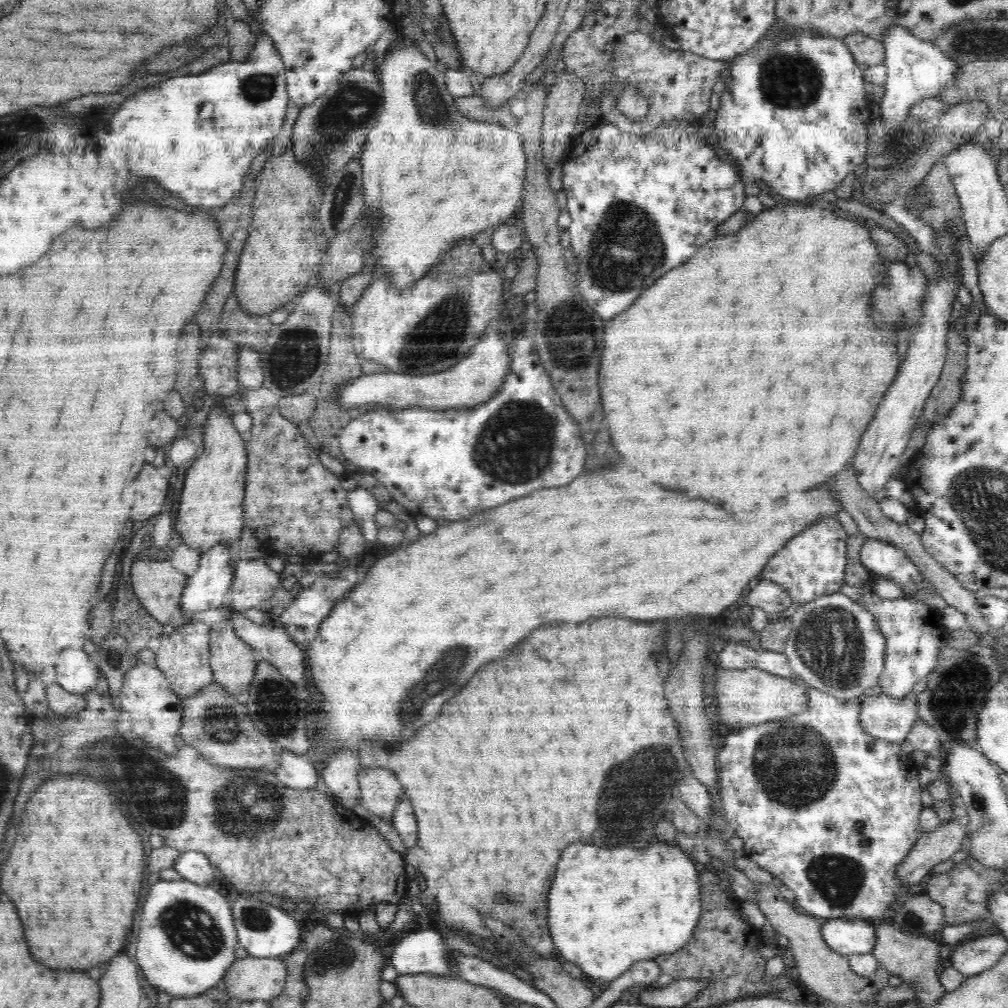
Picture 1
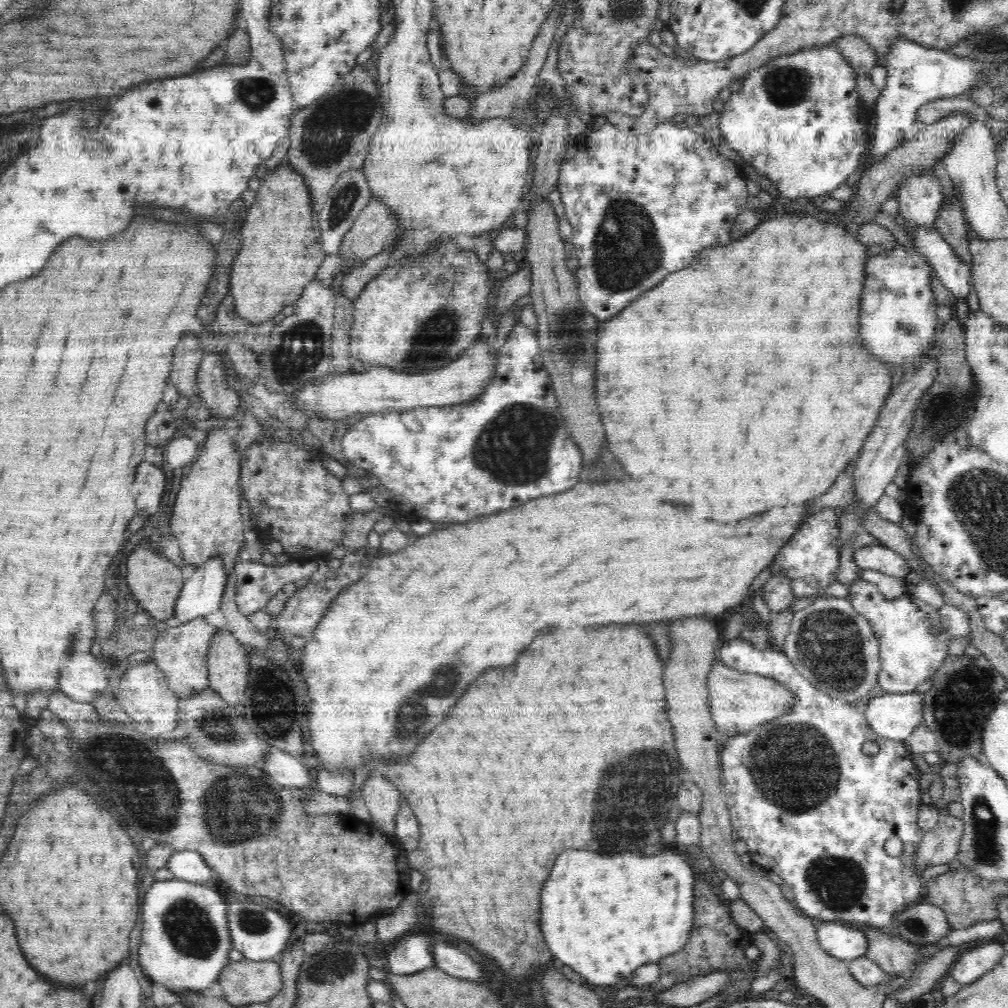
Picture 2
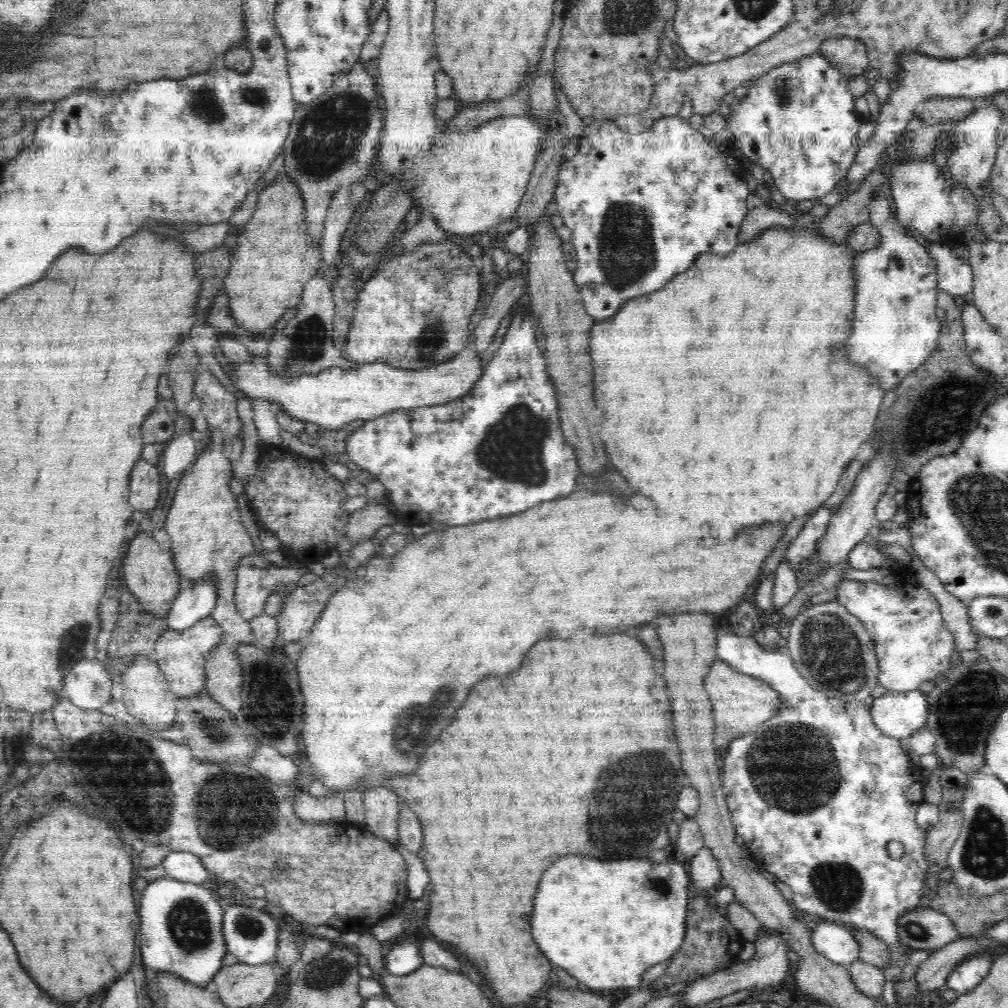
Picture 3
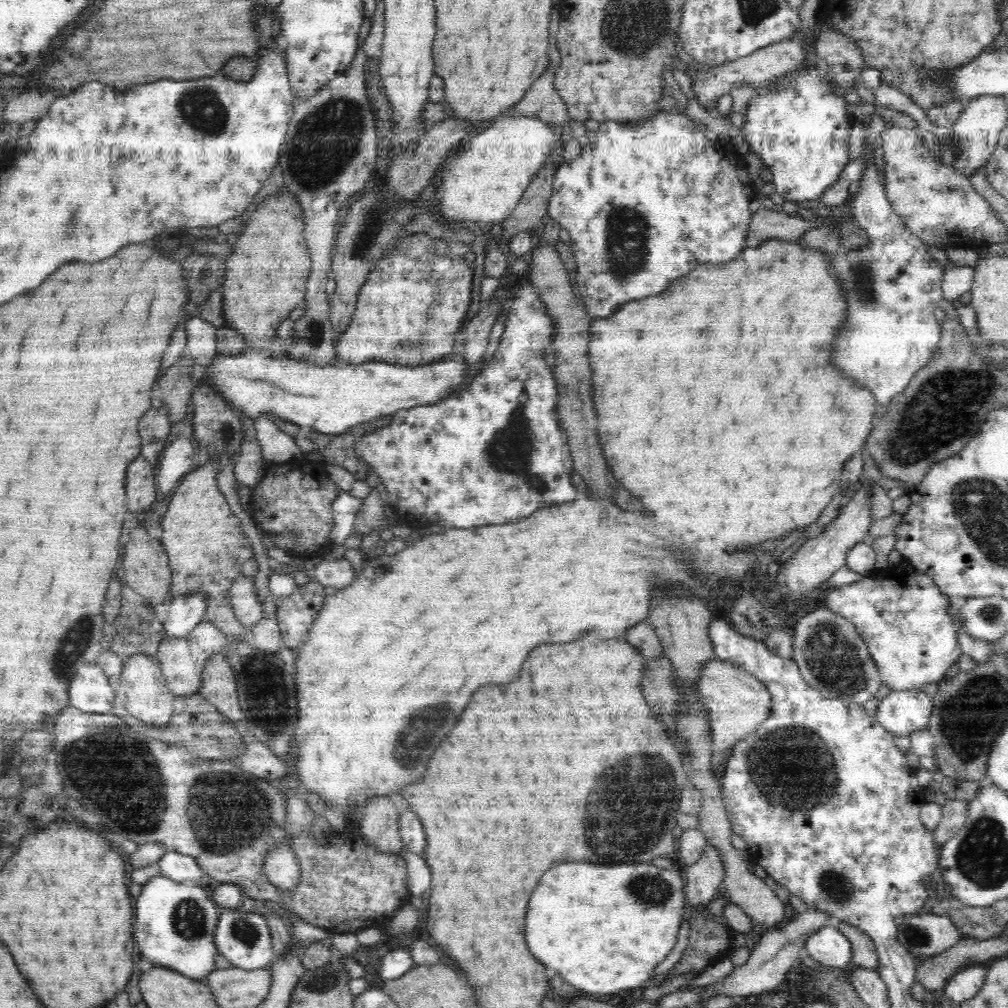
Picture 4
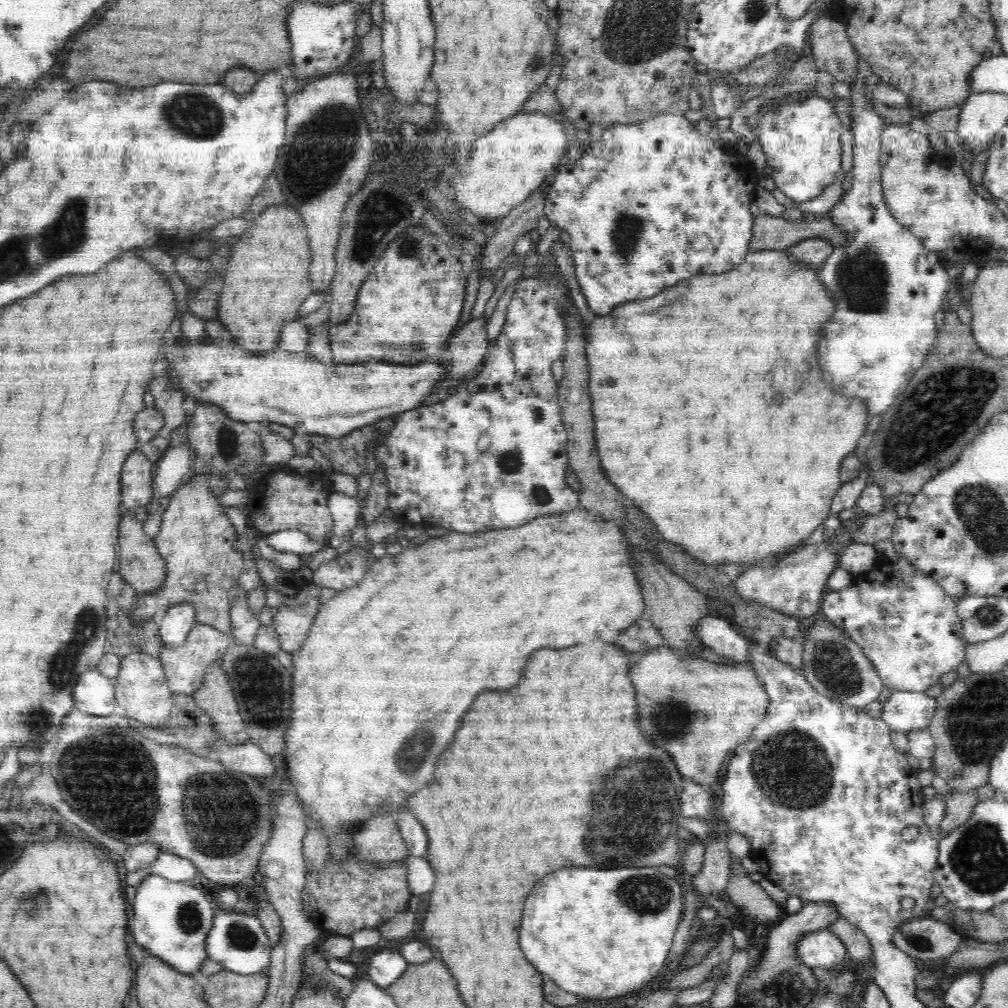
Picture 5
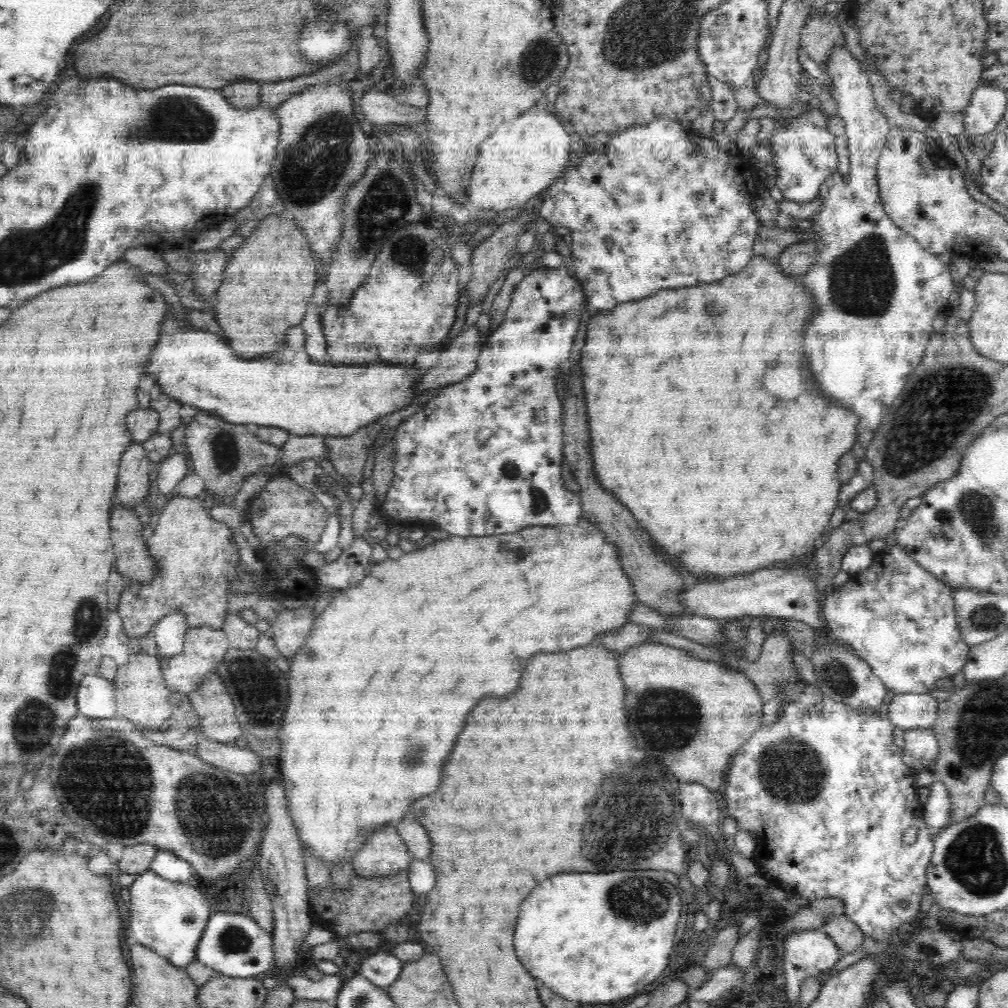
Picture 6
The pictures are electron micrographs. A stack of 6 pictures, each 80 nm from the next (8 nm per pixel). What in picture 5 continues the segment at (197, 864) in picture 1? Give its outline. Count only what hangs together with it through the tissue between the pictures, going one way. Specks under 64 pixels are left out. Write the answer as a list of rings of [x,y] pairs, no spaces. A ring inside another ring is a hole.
[[[162,852],[152,864],[146,865],[143,870],[150,875],[156,874],[168,881],[180,883],[192,880],[198,874],[198,869],[190,859],[180,858],[168,852]]]

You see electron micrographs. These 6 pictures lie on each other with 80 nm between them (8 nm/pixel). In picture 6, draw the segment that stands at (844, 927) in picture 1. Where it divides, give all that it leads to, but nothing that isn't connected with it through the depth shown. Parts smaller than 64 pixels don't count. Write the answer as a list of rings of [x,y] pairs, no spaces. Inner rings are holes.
[[[821,928],[790,931],[783,938],[782,960],[788,1004],[798,1004],[801,982],[804,982],[808,977],[815,977],[823,971],[832,969],[839,958],[835,942]]]

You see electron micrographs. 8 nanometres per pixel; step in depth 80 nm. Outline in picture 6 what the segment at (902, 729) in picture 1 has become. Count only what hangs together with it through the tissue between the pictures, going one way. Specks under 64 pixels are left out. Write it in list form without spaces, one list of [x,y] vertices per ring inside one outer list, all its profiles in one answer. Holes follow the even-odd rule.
[[[896,693],[886,715],[892,725],[904,730],[930,729],[938,716],[938,699],[930,693]]]

